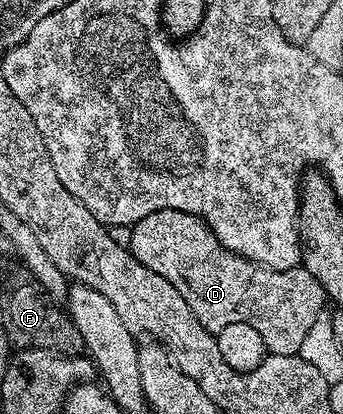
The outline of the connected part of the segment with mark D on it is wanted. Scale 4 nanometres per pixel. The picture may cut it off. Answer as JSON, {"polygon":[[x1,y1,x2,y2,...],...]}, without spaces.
{"polygon":[[170,208,152,211,151,214,141,218,137,224,132,225,130,232,127,247,136,261,172,282,181,291,203,328,213,335,221,333,224,327,233,325,235,322,247,321,256,325,259,334,263,335,266,351,270,355,298,355,307,331,324,311,323,304,327,302,325,291,319,285,318,279,304,266,291,270,273,271,249,259,243,259,242,256,223,247,205,220,197,215]]}

